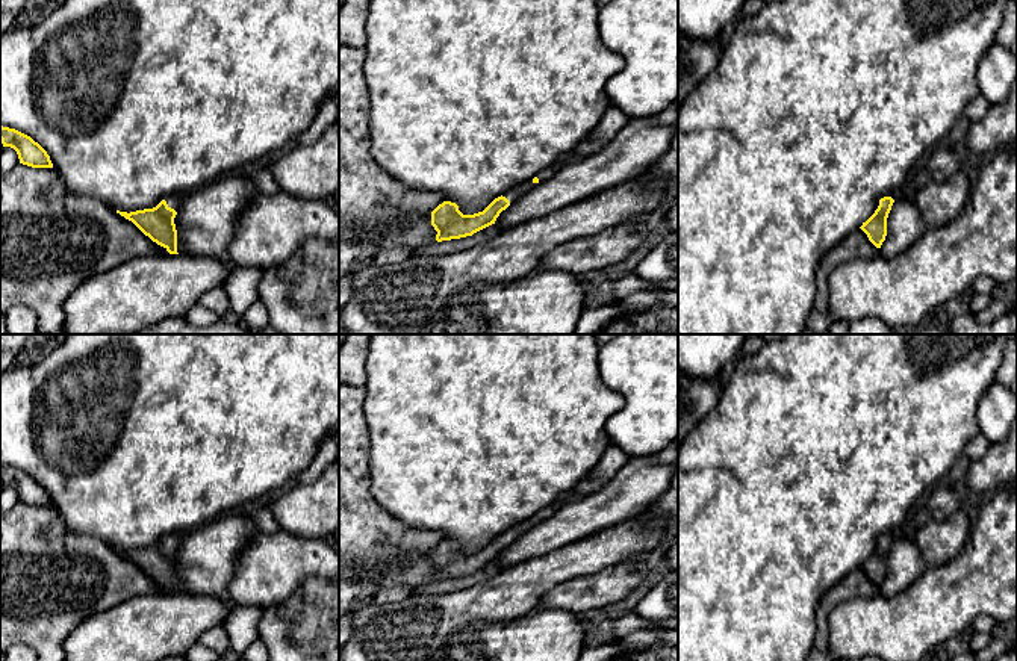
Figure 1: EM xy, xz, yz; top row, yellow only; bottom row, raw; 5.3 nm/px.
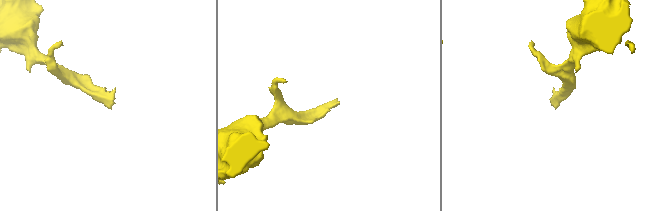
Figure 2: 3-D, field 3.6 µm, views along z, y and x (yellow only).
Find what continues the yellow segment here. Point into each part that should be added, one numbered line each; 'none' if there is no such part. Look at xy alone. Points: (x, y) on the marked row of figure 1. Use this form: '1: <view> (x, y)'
1: xy (174, 201)

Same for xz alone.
1: xz (516, 192)

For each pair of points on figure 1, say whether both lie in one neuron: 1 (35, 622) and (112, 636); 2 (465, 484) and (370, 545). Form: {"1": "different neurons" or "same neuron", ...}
{"1": "different neurons", "2": "different neurons"}

